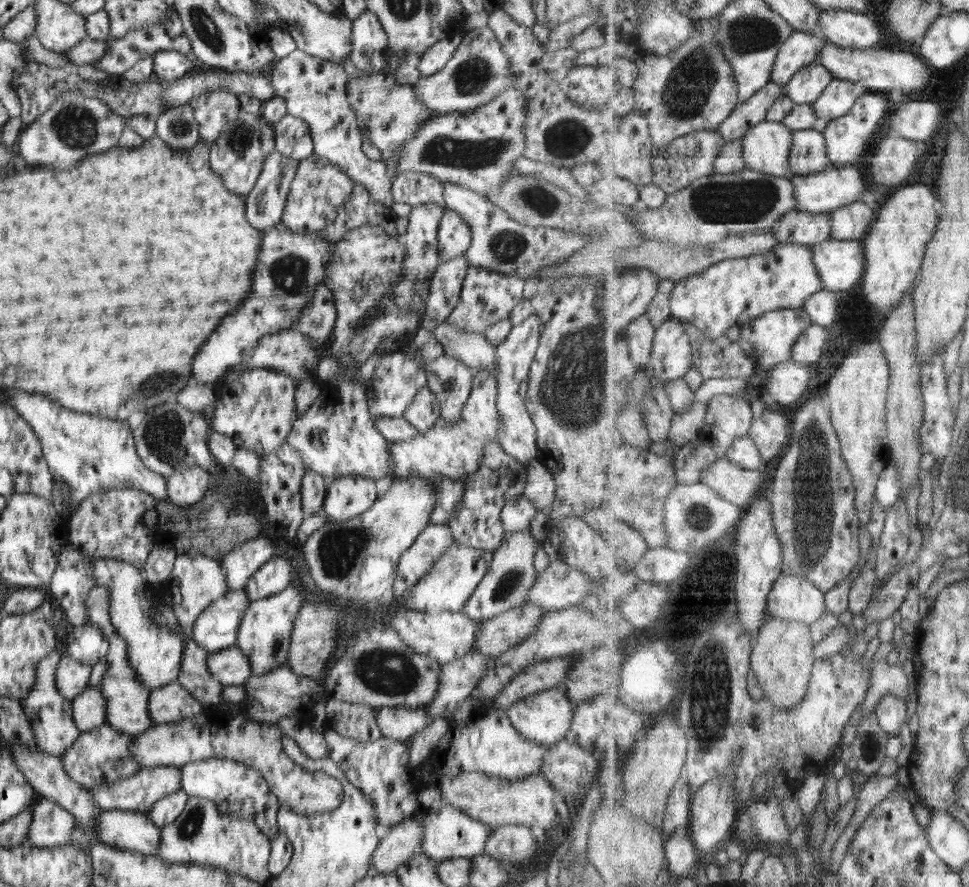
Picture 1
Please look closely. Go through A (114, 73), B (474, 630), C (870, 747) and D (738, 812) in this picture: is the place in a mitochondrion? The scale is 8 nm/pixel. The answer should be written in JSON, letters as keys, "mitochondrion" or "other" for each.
{"A":"other","B":"other","C":"mitochondrion","D":"other"}

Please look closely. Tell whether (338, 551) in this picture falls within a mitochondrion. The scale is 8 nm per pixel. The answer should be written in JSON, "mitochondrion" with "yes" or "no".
{"mitochondrion":"yes"}

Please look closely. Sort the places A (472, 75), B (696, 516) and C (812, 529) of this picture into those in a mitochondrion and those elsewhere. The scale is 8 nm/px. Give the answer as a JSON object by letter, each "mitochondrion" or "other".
{"A":"mitochondrion","B":"mitochondrion","C":"mitochondrion"}

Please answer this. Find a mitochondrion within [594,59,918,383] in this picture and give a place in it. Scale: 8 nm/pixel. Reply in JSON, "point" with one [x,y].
{"point":[746,202]}

